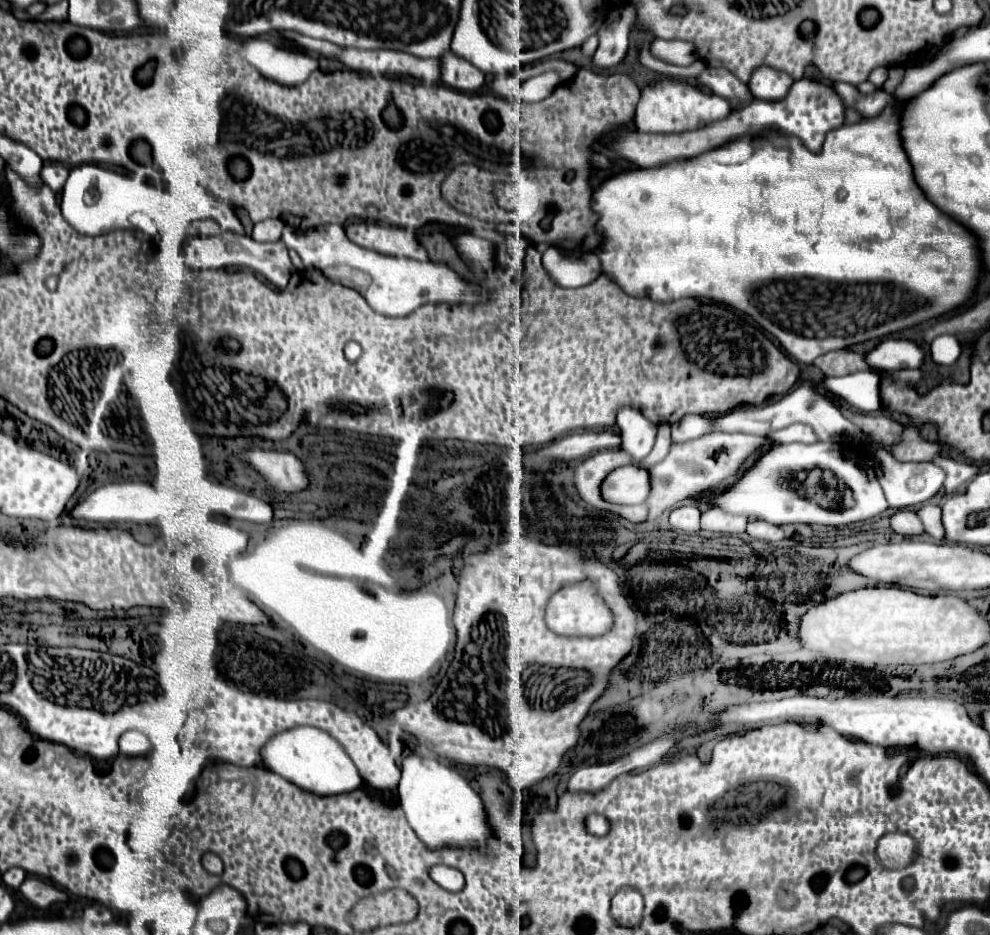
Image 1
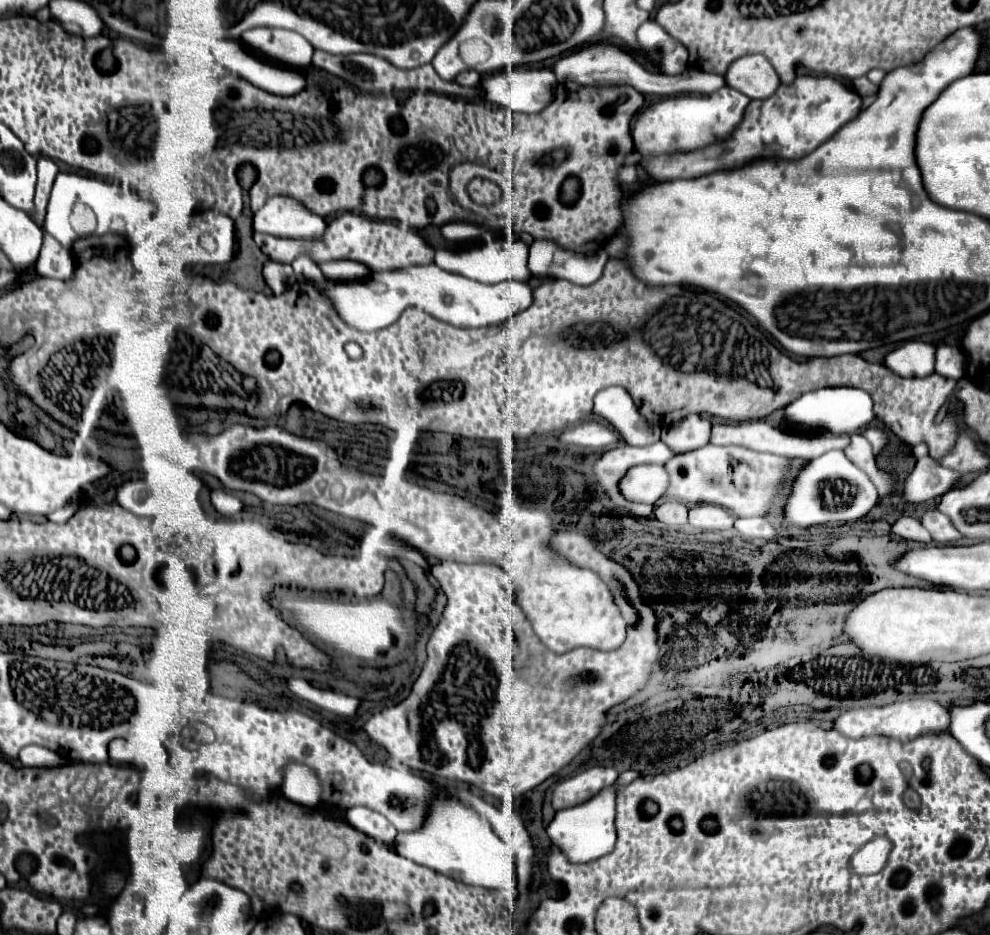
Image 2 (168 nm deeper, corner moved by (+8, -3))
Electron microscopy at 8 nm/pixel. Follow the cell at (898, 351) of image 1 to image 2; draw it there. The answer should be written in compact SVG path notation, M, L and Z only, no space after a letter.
M905 340L895 350L885 354L885 366L897 376L927 376L933 372L935 344L921 340Z

